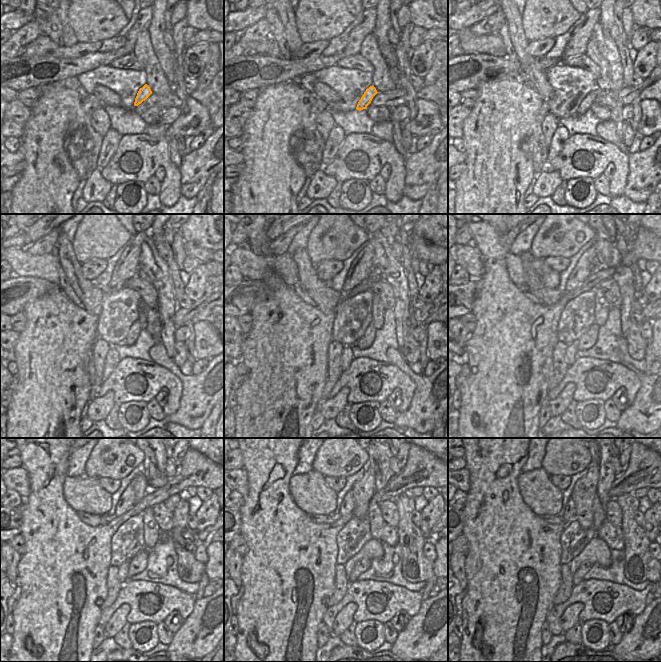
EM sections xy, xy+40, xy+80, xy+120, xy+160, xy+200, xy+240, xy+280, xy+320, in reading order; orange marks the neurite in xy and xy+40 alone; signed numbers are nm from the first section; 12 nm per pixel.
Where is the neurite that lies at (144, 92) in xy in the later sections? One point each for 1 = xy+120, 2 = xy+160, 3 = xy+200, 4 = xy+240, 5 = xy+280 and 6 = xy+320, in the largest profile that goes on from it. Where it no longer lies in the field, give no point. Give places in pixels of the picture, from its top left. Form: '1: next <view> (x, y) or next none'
1: next xy+120 (135, 329)
2: next xy+160 (366, 340)
3: next xy+200 (587, 340)
4: next xy+240 (138, 563)
5: next xy+280 (361, 566)
6: next xy+320 (578, 576)

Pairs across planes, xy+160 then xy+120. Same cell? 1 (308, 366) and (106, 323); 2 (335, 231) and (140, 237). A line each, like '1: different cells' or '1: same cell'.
1: different cells
2: different cells

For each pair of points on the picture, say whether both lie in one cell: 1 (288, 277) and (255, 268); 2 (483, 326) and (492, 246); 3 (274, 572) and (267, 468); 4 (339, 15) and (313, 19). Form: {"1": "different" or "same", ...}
{"1": "same", "2": "same", "3": "same", "4": "same"}

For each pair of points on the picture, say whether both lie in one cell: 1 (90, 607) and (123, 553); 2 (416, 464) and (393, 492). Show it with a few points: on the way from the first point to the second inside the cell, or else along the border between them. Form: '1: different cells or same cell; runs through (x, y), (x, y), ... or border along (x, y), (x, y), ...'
1: different cells; border along (110, 540), (109, 564)
2: same cell; runs through (414, 471), (398, 485)

